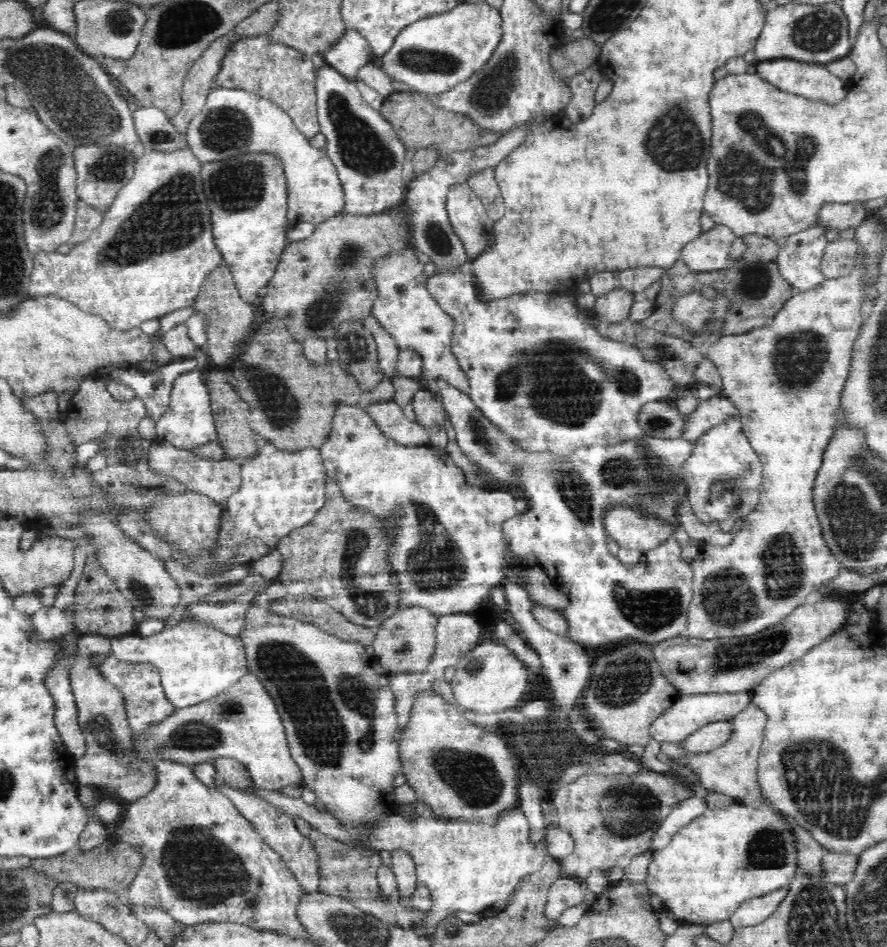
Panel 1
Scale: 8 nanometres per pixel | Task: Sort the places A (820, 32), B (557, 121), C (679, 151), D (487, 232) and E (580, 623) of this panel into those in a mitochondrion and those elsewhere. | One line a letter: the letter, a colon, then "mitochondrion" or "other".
A: mitochondrion
B: other
C: mitochondrion
D: other
E: other

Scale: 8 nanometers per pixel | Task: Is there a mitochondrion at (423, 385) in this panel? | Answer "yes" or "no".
no

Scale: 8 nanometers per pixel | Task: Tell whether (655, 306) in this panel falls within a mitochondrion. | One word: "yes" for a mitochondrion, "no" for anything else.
no

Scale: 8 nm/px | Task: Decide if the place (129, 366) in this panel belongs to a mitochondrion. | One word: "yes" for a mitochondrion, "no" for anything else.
no

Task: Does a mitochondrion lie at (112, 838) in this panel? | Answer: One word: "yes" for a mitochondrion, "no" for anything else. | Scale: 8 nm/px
no

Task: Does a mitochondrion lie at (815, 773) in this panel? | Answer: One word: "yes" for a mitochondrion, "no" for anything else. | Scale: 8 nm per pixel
yes

